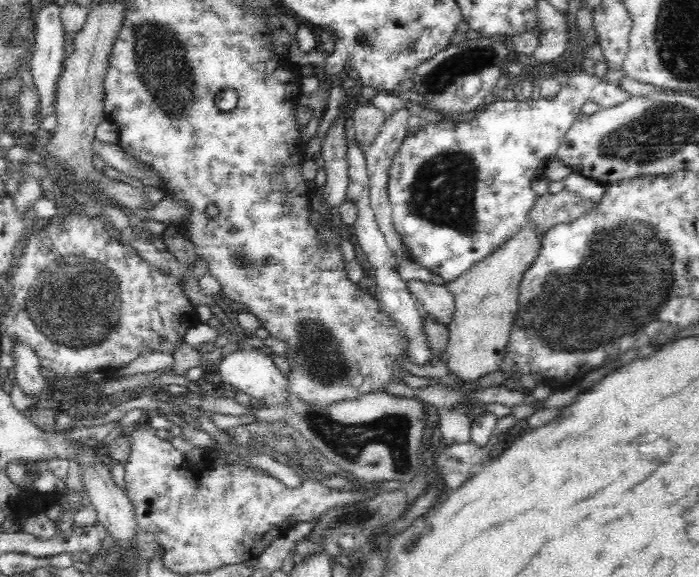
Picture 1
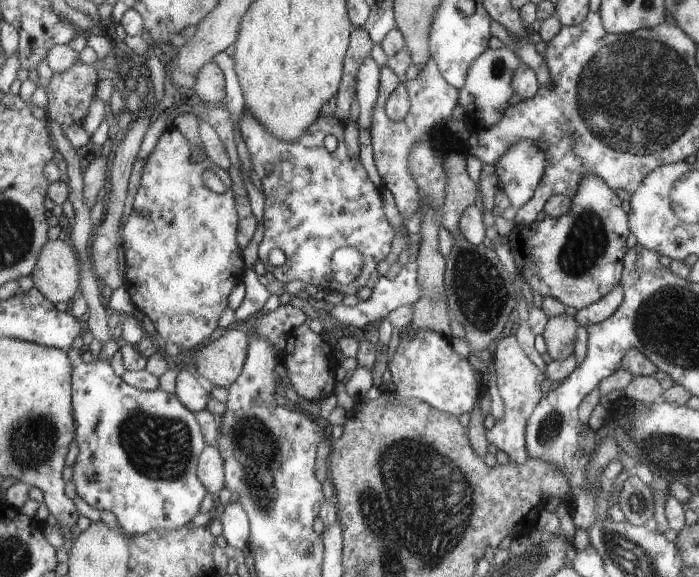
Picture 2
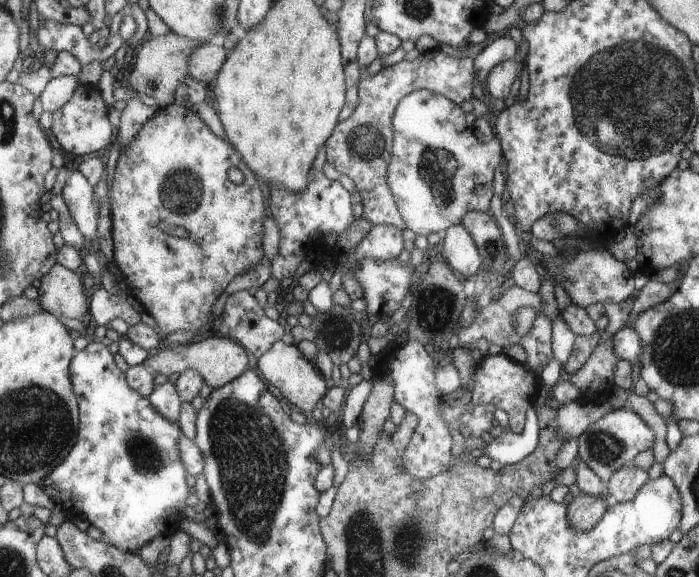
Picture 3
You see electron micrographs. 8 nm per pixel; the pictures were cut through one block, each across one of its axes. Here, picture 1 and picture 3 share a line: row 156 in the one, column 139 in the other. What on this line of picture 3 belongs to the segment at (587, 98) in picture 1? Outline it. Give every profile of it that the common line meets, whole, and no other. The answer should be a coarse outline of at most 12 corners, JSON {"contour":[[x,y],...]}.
{"contour":[[89,339],[79,440],[39,485],[138,554],[177,530],[182,430]]}

